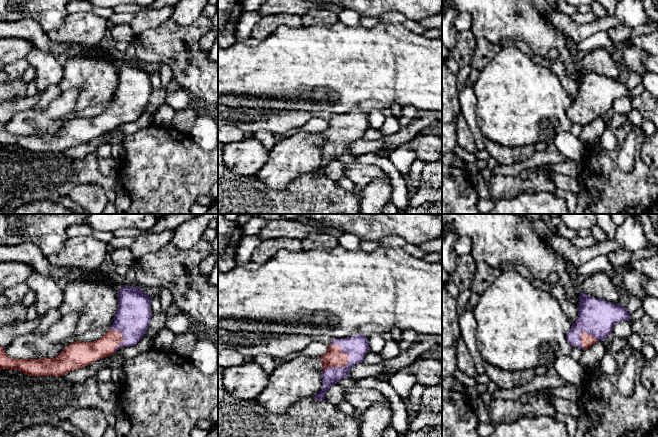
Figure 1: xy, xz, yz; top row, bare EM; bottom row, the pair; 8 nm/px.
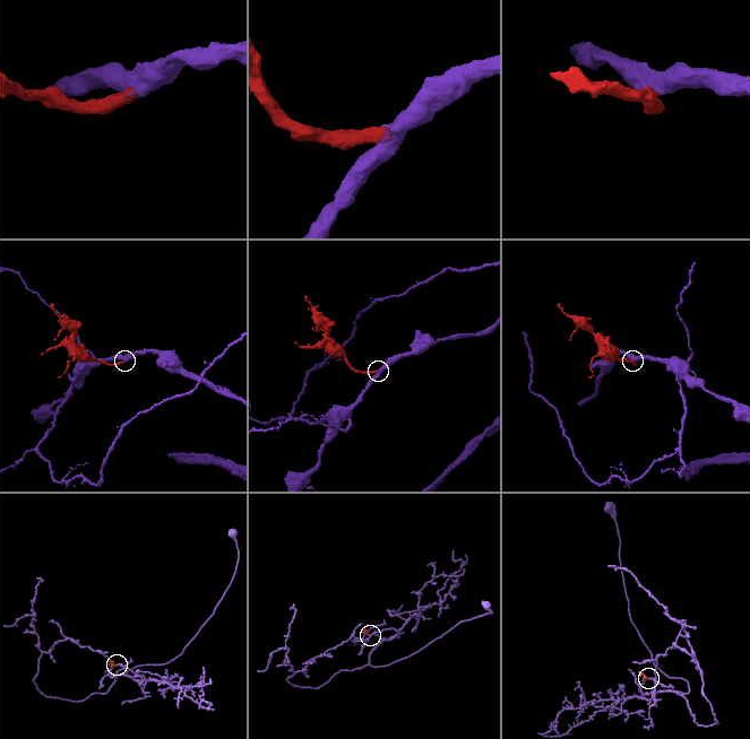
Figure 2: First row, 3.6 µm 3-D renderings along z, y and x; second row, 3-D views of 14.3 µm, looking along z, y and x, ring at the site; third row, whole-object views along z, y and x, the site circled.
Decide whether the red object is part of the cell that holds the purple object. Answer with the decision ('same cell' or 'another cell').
same cell

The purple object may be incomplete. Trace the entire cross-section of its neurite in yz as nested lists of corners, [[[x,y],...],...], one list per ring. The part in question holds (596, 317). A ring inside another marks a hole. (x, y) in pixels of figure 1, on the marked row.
[[[583,291],[577,310],[577,320],[572,323],[566,338],[572,347],[584,351],[598,341],[604,342],[616,323],[630,321],[630,314],[625,307],[588,296]]]

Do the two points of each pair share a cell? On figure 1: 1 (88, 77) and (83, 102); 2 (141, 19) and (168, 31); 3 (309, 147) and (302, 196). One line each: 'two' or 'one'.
1: one
2: two
3: two

